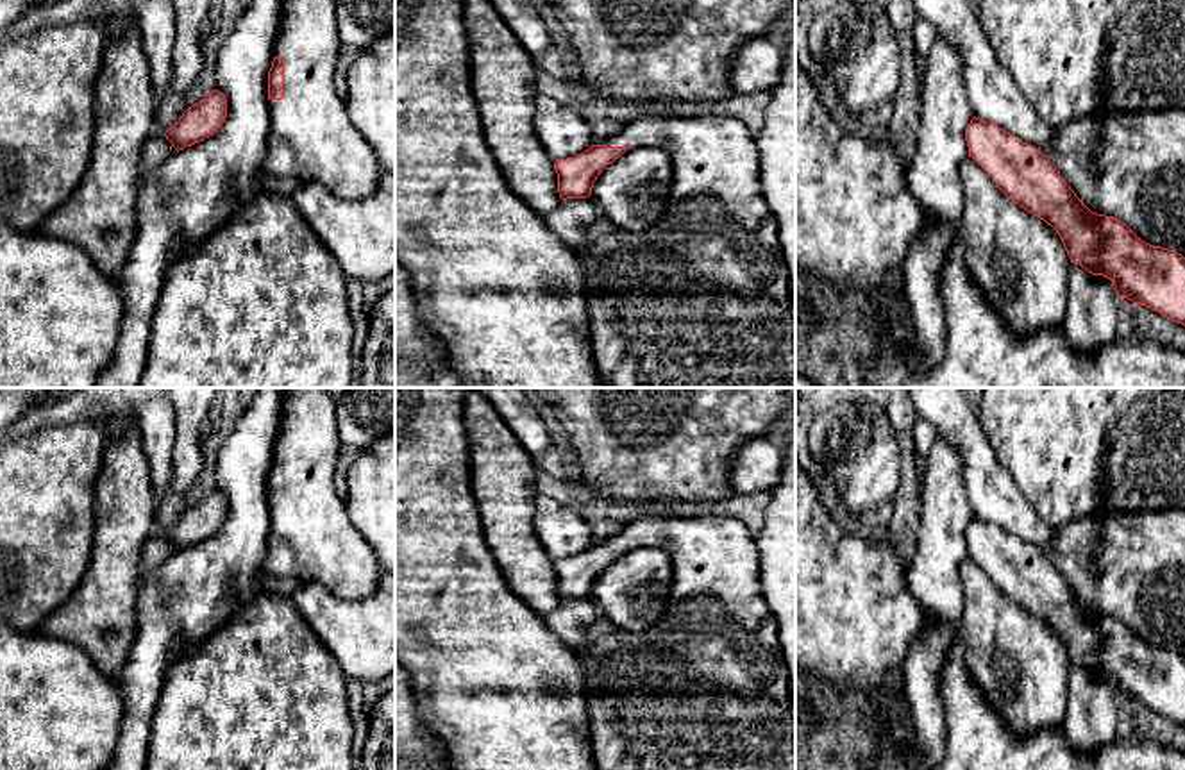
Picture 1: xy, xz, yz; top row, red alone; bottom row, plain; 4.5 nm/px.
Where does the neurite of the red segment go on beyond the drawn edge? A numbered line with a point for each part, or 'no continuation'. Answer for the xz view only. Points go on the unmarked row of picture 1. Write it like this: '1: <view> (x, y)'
1: xz (706, 688)

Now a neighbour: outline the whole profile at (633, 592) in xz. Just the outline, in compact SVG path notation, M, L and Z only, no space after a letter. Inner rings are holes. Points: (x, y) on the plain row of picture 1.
M638 545L601 572L590 597L617 627L643 632L663 618L670 590L670 557L654 545Z

